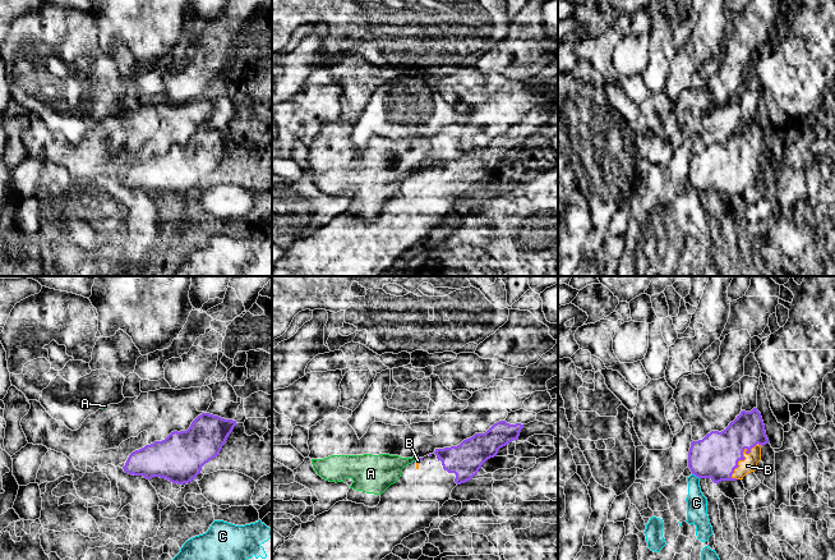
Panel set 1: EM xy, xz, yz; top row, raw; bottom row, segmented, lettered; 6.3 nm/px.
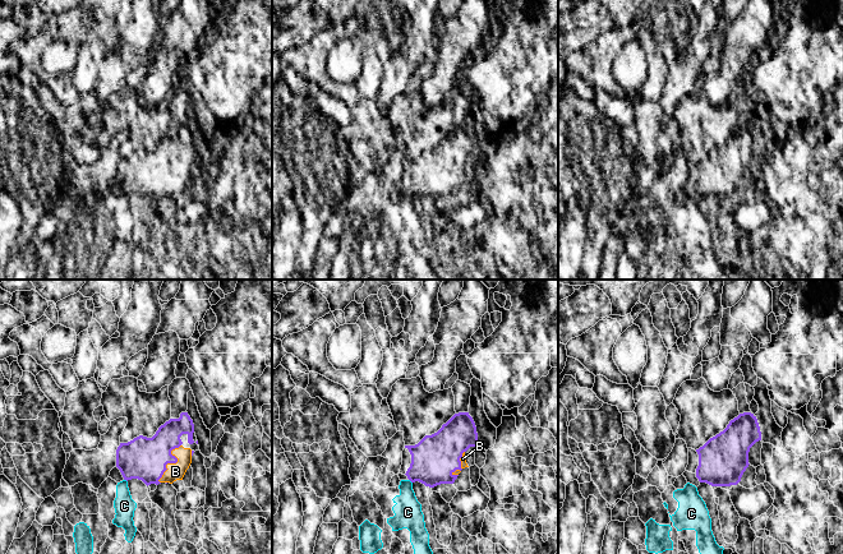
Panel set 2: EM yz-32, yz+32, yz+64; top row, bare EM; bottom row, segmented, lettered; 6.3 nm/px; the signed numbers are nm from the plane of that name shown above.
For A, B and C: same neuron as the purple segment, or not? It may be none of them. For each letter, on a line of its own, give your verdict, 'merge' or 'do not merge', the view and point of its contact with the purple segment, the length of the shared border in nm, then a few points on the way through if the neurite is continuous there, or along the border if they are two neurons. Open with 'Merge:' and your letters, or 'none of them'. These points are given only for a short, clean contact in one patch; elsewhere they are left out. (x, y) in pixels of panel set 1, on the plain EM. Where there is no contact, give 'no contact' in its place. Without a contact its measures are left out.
Merge: B
A: do not merge; contact xz (418, 173); length 40 nm; border xz (419, 171), (415, 174)
B: merge; contact yz (742, 173); length 280 nm
C: do not merge; contact yz (696, 189); length 60 nm; border yz (692, 187), (699, 192)

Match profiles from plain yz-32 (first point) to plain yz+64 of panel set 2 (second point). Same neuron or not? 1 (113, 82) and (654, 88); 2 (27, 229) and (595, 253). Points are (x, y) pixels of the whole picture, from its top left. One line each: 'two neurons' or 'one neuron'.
1: two neurons
2: one neuron

